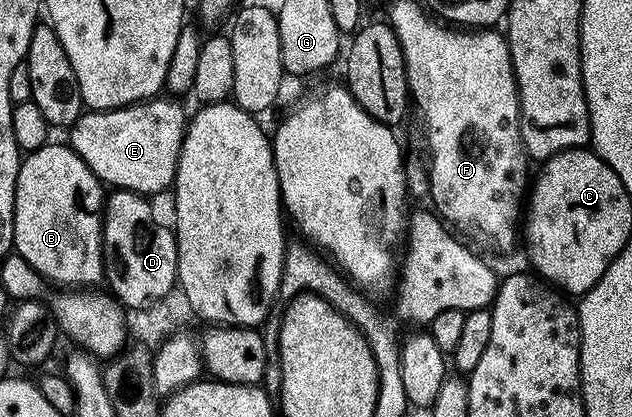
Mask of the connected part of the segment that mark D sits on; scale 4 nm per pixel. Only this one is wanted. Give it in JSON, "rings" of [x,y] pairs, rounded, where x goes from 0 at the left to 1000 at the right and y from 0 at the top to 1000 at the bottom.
{"rings":[[[174,458],[166,472],[166,516],[160,520],[160,592],[166,597],[171,698],[204,743],[239,736],[280,681],[280,568],[275,549],[259,547],[229,480],[234,477],[228,468],[214,460]]]}

